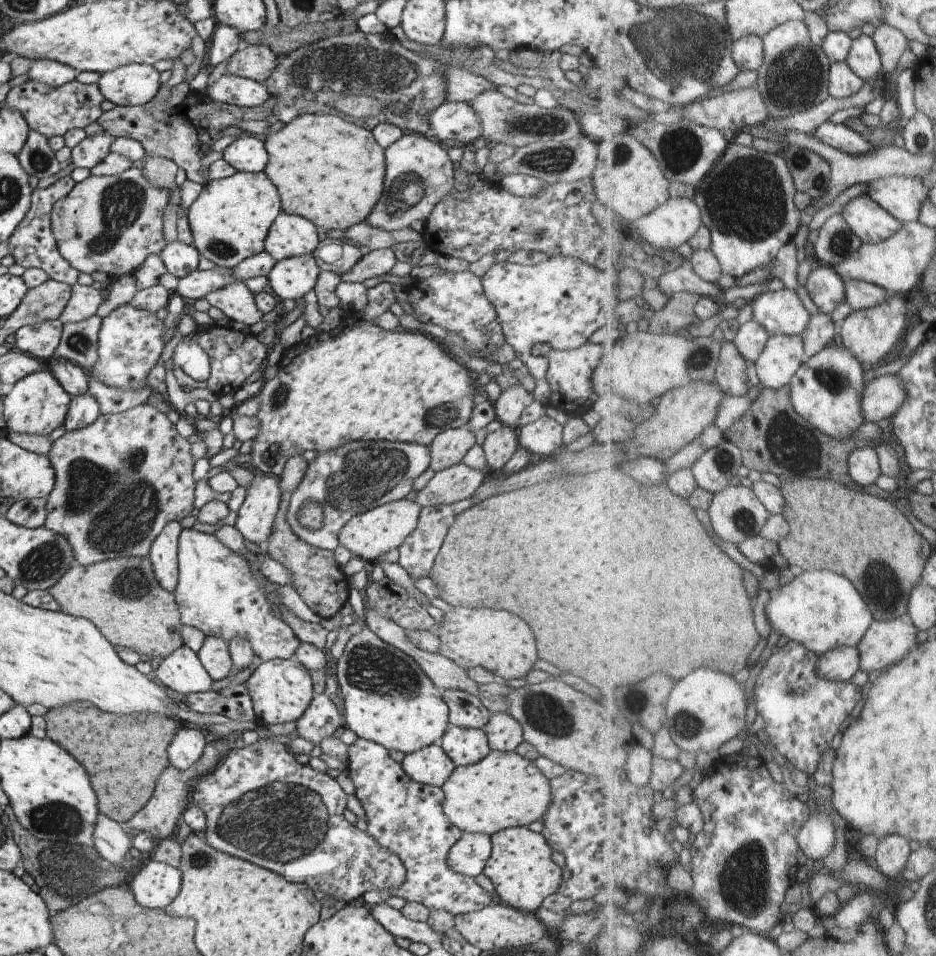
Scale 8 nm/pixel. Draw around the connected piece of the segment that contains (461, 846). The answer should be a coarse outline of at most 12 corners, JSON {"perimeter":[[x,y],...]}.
{"perimeter":[[462,833],[447,863],[464,877],[482,873],[491,836]]}

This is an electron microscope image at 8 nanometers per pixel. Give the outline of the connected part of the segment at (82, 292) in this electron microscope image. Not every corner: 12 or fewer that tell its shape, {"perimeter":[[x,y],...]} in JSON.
{"perimeter":[[78,282],[59,319],[77,323],[97,314],[102,294]]}

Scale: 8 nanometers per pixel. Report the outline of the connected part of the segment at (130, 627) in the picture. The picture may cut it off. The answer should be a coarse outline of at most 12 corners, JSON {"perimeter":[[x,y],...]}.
{"perimeter":[[149,557],[76,564],[48,591],[114,647],[185,644]]}

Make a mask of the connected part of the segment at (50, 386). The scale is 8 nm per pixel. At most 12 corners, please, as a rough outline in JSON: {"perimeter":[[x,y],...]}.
{"perimeter":[[46,367],[7,388],[7,430],[49,436],[71,396]]}

